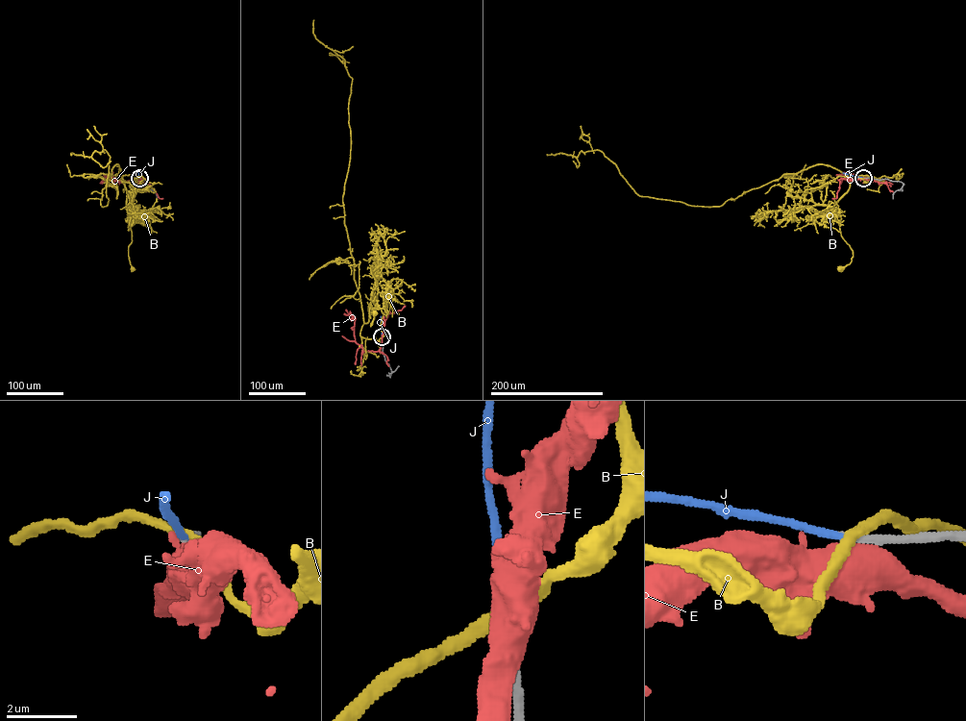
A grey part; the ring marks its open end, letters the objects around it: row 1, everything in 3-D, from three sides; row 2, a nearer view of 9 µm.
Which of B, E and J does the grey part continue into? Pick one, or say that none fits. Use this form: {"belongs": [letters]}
{"belongs": ["J"]}

